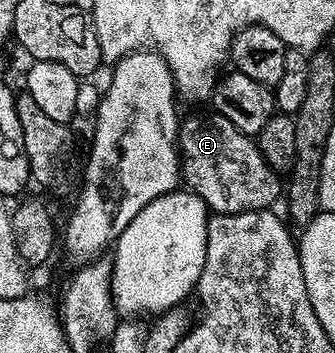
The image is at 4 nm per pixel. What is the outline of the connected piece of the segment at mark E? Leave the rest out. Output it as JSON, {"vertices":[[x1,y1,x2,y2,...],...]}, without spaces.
{"vertices":[[210,113,210,115,193,115,190,119,182,118,179,123,179,130,175,138,176,146,179,148,179,175,183,180,184,186,193,194,199,196,204,201,210,212,218,215,238,215,240,211,264,211,274,206,273,202,277,198,279,200,283,195,283,183,280,183,278,172,272,171,267,165,267,161,263,157,263,153,257,148,256,142,250,136,243,134,239,129,235,129,235,125,231,125,231,121,227,121,227,117]]}

